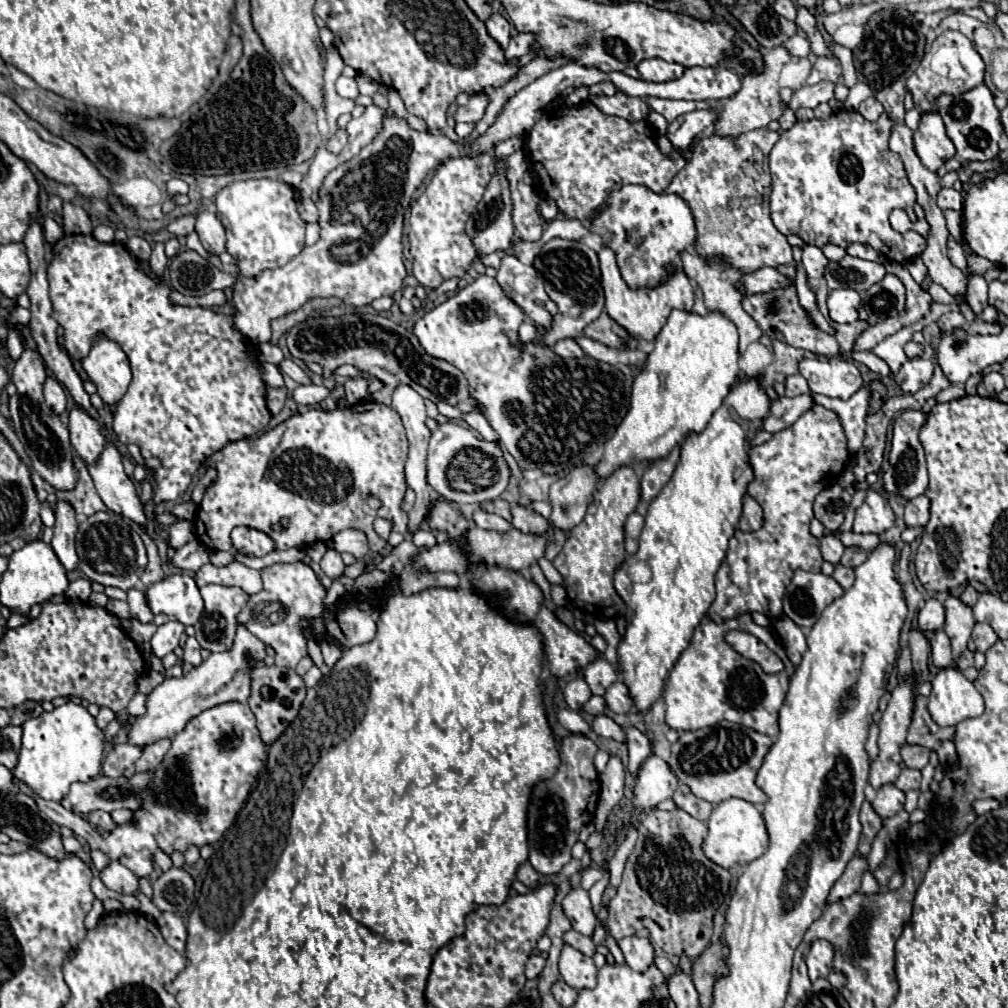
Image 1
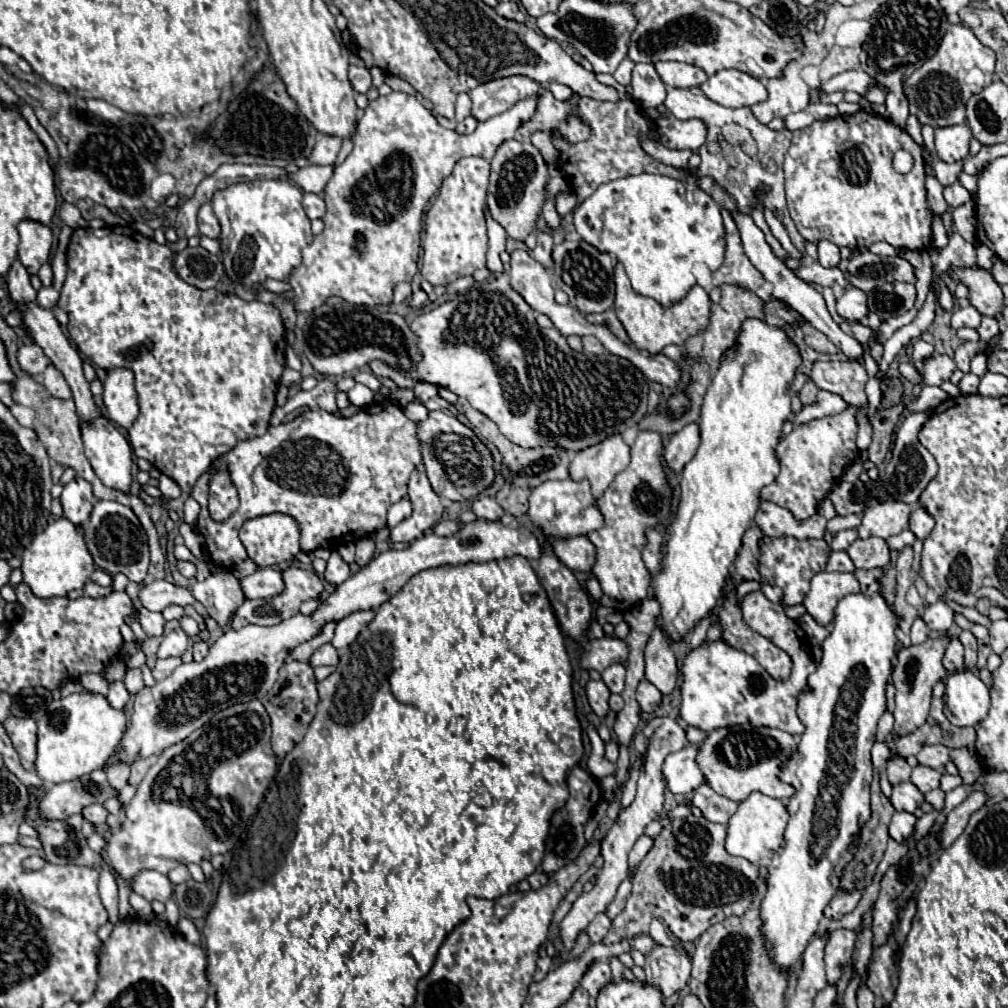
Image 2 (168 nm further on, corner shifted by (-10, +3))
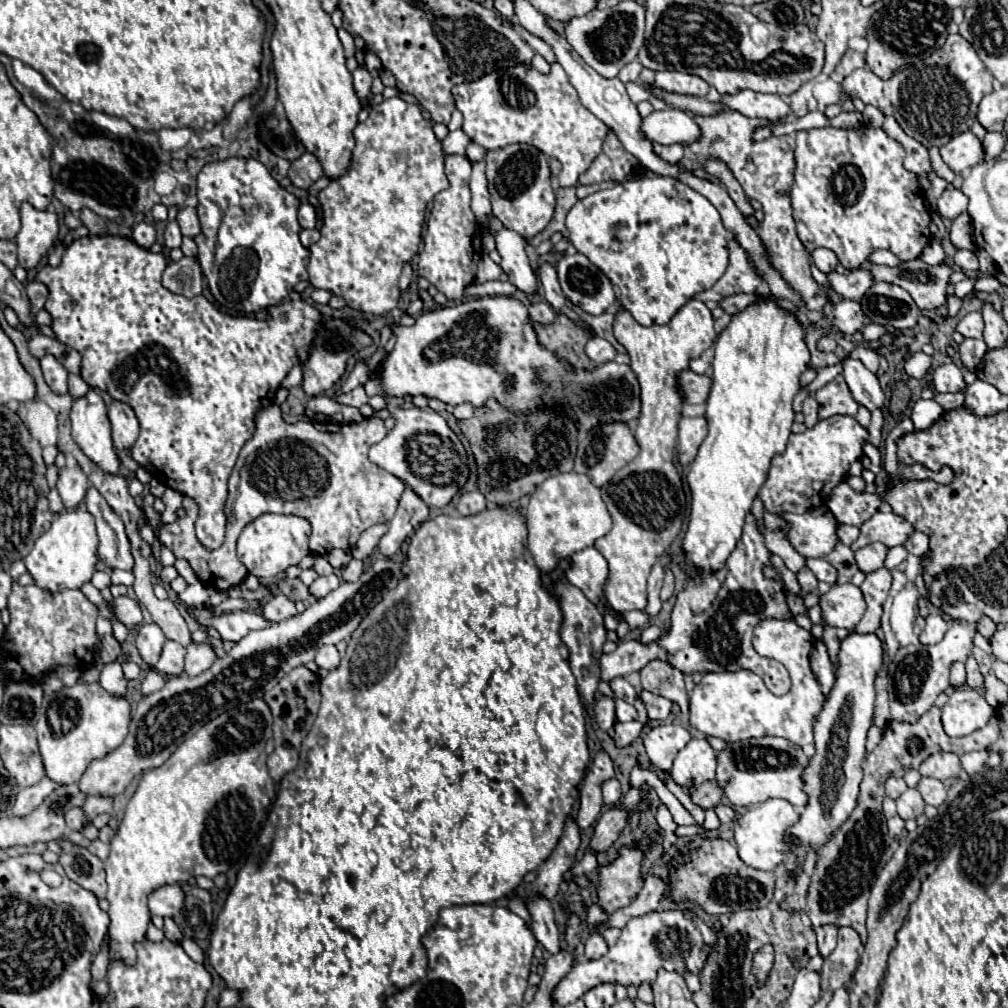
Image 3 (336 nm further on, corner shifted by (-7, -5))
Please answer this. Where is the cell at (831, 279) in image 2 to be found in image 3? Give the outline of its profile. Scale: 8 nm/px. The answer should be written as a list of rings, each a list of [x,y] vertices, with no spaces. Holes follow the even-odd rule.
[[[867,267],[845,271],[843,275],[839,275],[835,271],[827,273],[827,281],[829,281],[829,287],[837,295],[841,295],[843,299],[853,299],[853,301],[857,301],[873,285],[873,279],[871,279]]]

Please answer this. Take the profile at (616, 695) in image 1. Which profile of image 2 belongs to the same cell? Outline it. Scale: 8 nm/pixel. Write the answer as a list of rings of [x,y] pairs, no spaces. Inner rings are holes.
[[[642,679],[640,685],[638,685],[638,691],[636,691],[636,699],[638,699],[640,709],[644,713],[654,713],[656,707],[660,705],[660,701],[662,701],[662,693],[650,681]]]

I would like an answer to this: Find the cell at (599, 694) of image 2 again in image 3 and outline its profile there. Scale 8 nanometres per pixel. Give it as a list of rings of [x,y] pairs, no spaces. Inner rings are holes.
[[[599,695],[595,701],[595,721],[603,731],[611,731],[611,727],[615,725],[615,703],[611,697]]]

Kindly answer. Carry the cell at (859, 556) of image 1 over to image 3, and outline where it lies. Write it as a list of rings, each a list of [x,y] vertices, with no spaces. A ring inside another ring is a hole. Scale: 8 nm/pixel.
[[[871,543],[871,545],[861,547],[859,551],[855,551],[855,561],[857,561],[859,571],[873,573],[873,571],[877,571],[877,569],[883,567],[885,555],[887,555],[887,547],[885,545]]]

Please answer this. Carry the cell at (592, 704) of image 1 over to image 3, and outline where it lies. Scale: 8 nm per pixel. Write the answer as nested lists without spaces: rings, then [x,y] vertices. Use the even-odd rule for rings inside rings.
[[[615,699],[615,713],[617,713],[617,721],[633,721],[637,719],[637,711],[633,705],[625,703],[623,699]]]

